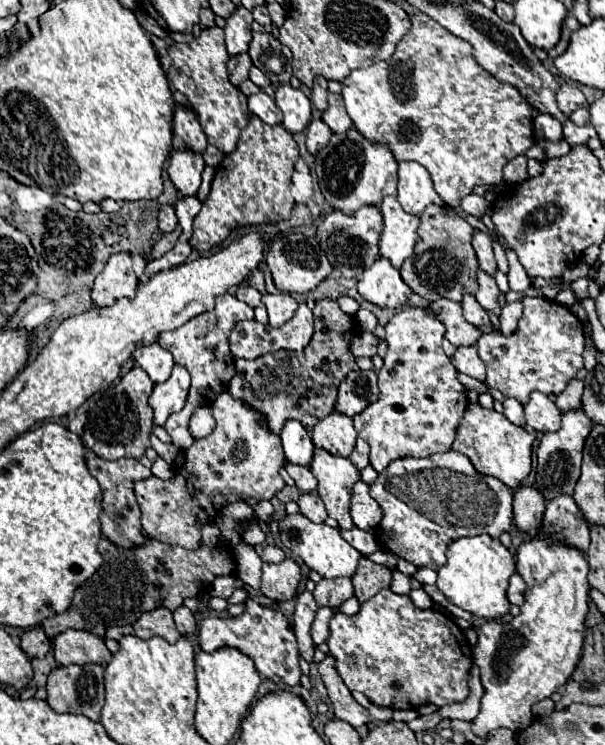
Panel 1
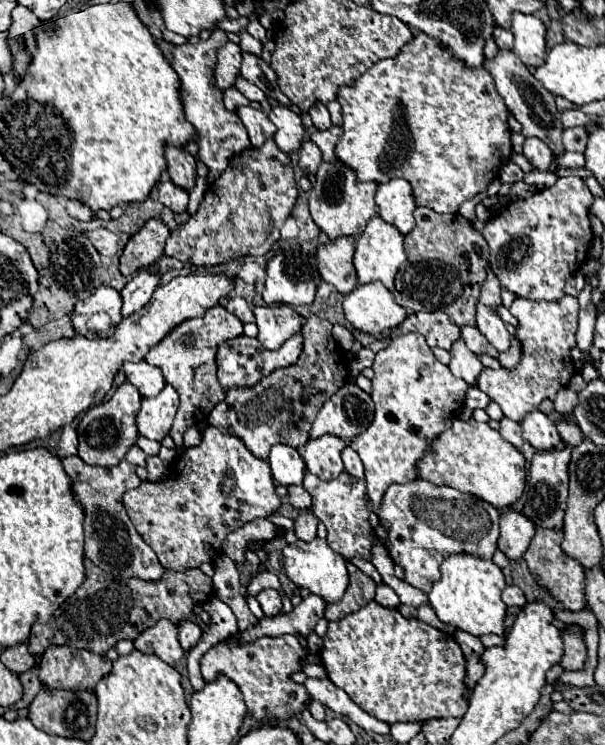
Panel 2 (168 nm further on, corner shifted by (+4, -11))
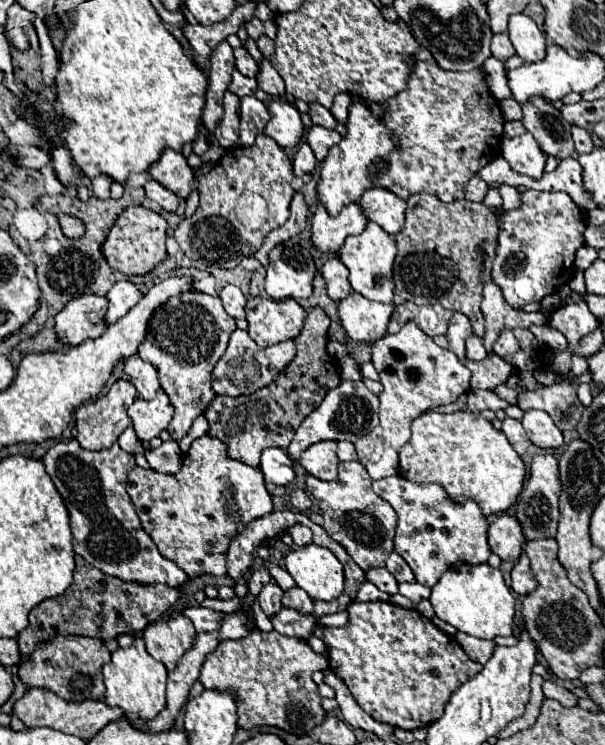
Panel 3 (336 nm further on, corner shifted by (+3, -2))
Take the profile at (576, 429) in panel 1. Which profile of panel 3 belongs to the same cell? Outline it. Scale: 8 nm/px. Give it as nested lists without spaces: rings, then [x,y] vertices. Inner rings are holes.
[[[552,454],[534,456],[530,468],[530,480],[518,496],[516,502],[516,520],[522,526],[522,534],[526,542],[538,538],[554,538],[558,526],[558,496],[560,496],[560,482],[558,482],[558,460]]]

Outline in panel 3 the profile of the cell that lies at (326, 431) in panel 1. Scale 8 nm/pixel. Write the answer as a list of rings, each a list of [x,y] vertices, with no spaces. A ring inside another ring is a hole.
[[[318,442],[304,450],[300,458],[302,468],[320,480],[336,480],[338,478],[338,458],[334,442]]]

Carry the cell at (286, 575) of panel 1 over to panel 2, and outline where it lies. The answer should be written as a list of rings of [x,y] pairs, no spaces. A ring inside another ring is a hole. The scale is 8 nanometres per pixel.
[[[263,589],[261,593],[257,593],[257,601],[265,613],[265,617],[275,617],[281,613],[283,609],[283,599],[281,593],[275,589]]]

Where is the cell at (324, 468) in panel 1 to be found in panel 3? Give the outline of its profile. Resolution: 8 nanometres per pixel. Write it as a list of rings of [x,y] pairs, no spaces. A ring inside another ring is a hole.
[[[342,462],[340,476],[332,482],[320,482],[318,478],[306,476],[306,490],[316,498],[324,524],[322,528],[350,554],[350,558],[368,572],[370,568],[384,566],[388,554],[394,550],[394,530],[398,516],[394,508],[372,492],[372,480],[366,468],[358,462]]]

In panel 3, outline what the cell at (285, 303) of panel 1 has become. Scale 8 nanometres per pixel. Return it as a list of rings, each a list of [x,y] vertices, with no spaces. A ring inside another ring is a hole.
[[[248,298],[246,302],[246,322],[250,338],[266,348],[284,340],[294,340],[306,320],[306,310],[292,298],[272,300],[272,298]]]

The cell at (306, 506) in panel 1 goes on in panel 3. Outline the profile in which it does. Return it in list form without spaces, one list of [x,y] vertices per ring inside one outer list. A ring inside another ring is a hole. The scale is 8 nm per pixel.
[[[300,524],[292,526],[292,528],[288,530],[288,534],[292,536],[292,540],[294,540],[296,546],[308,546],[308,544],[312,542],[312,532],[310,532],[310,528],[300,526]]]

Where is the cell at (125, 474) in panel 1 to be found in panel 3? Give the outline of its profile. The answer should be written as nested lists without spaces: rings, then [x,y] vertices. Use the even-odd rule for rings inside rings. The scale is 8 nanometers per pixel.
[[[68,440],[56,442],[42,456],[42,462],[58,494],[62,496],[64,506],[68,508],[72,548],[78,556],[104,574],[124,582],[166,584],[172,588],[186,584],[188,574],[158,552],[154,540],[144,532],[132,498],[126,492],[128,472],[136,466],[132,454],[124,452],[118,444],[90,452],[84,450],[76,440]]]

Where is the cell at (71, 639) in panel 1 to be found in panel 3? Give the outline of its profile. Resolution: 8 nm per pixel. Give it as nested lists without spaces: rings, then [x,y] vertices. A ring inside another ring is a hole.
[[[56,636],[48,642],[42,642],[22,664],[18,670],[20,680],[28,688],[46,688],[56,696],[82,702],[82,700],[102,700],[104,698],[104,680],[102,680],[102,664],[110,660],[110,652],[98,638],[86,636]]]

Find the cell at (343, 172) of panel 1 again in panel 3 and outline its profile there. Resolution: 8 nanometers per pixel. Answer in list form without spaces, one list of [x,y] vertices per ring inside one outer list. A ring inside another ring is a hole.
[[[318,204],[312,216],[312,244],[322,254],[336,254],[350,234],[360,234],[368,220],[360,214],[358,204],[348,204],[338,216],[330,216],[324,206]]]

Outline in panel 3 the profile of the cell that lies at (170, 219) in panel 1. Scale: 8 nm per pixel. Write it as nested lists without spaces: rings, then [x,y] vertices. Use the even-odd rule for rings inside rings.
[[[130,206],[116,218],[116,222],[108,230],[106,240],[100,250],[106,258],[106,262],[114,270],[118,270],[126,276],[132,276],[132,274],[144,276],[158,262],[162,262],[166,258],[166,230],[168,230],[168,224],[158,212],[152,212],[142,206]]]

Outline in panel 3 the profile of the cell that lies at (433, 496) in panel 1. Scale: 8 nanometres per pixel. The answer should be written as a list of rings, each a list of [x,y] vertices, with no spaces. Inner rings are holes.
[[[400,476],[376,480],[372,482],[372,490],[390,502],[398,514],[394,550],[410,564],[416,582],[432,588],[446,570],[456,568],[458,564],[482,564],[492,554],[486,538],[488,520],[480,514],[476,502],[468,500],[464,504],[456,504],[448,500],[442,486],[420,486]]]

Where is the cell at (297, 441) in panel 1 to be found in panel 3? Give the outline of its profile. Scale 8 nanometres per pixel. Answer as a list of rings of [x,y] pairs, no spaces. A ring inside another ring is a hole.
[[[268,448],[260,458],[260,472],[266,484],[290,486],[294,482],[292,468],[288,466],[288,456],[282,448]]]

